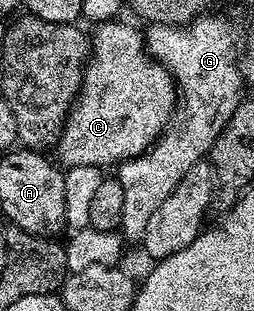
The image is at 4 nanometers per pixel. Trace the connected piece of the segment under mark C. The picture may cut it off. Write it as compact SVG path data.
M120 21L101 23L95 29L98 31L92 34L92 57L87 61L86 70L82 73L82 89L74 99L74 104L70 107L70 117L66 119L66 127L58 137L57 161L63 167L107 168L106 166L113 167L128 158L140 156L162 137L174 117L178 100L174 78L165 66L151 59L143 35L137 34L132 27L125 26Z

